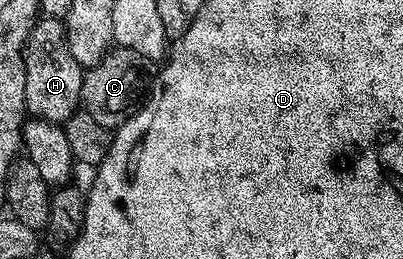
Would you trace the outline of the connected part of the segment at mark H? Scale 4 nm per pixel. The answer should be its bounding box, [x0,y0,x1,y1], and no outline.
[25,16,83,125]

